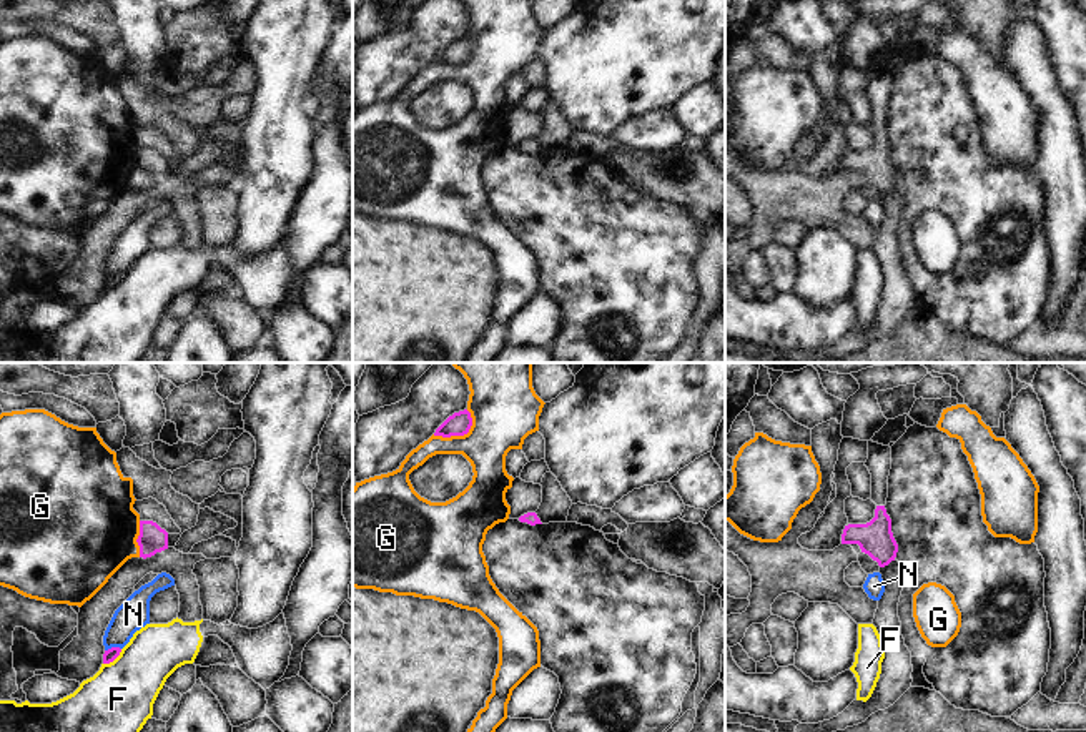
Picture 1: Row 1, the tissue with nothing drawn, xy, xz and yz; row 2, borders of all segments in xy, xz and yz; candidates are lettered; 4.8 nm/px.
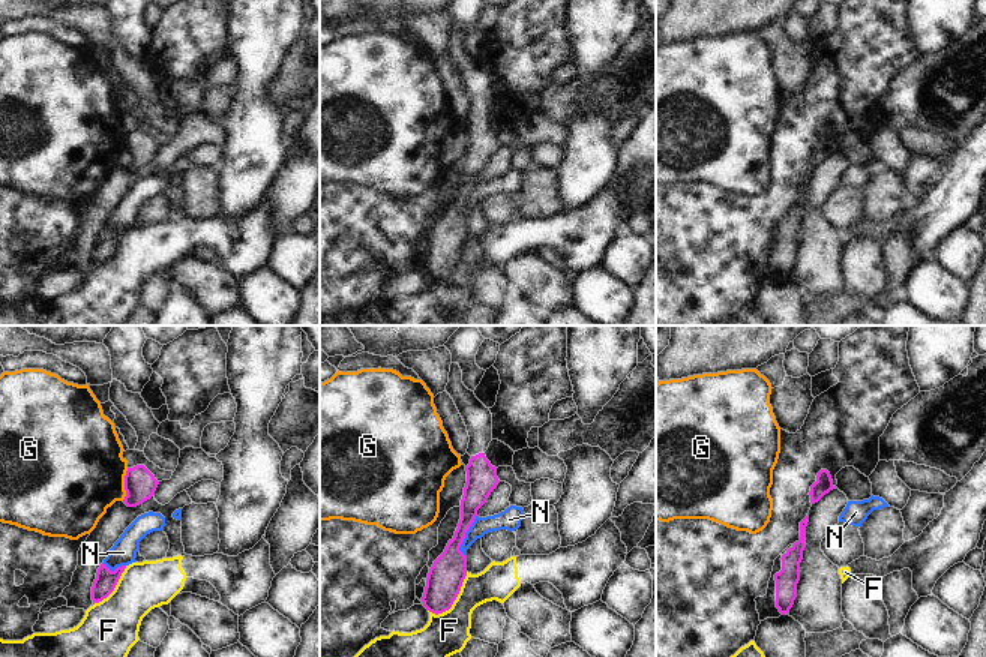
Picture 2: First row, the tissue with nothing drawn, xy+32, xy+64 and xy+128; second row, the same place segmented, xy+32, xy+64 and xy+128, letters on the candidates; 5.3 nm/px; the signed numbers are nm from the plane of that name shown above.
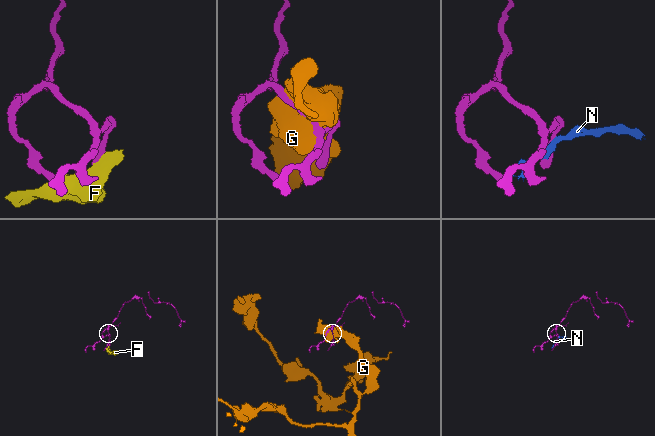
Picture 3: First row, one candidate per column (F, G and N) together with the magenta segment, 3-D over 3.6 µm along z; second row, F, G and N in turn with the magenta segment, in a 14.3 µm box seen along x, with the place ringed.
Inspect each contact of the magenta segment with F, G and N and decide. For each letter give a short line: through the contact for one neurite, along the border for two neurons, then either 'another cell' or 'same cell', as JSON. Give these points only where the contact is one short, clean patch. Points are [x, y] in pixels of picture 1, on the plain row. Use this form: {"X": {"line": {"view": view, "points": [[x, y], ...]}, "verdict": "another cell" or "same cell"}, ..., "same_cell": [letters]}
{"F": {"line": {"view": "xy", "points": [[122, 276], [112, 288], [103, 291]]}, "verdict": "another cell"}, "G": {"verdict": "another cell"}, "N": {"line": {"view": "xy", "points": [[120, 275], [105, 278]]}, "verdict": "another cell"}, "same_cell": []}

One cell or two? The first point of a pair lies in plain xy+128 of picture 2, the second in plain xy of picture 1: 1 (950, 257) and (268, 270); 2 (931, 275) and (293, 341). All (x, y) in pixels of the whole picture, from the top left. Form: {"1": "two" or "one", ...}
{"1": "two", "2": "one"}

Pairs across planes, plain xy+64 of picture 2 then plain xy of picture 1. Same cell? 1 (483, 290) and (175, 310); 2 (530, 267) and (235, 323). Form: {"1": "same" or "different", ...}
{"1": "different", "2": "same"}

